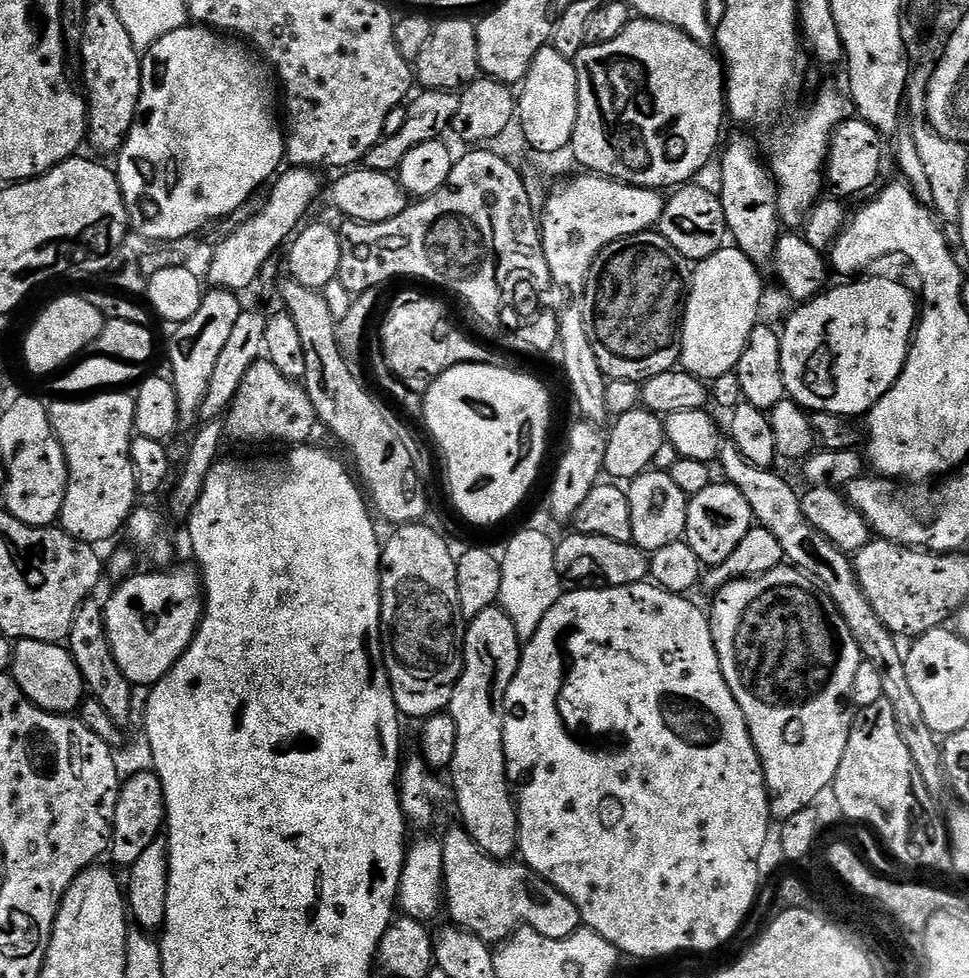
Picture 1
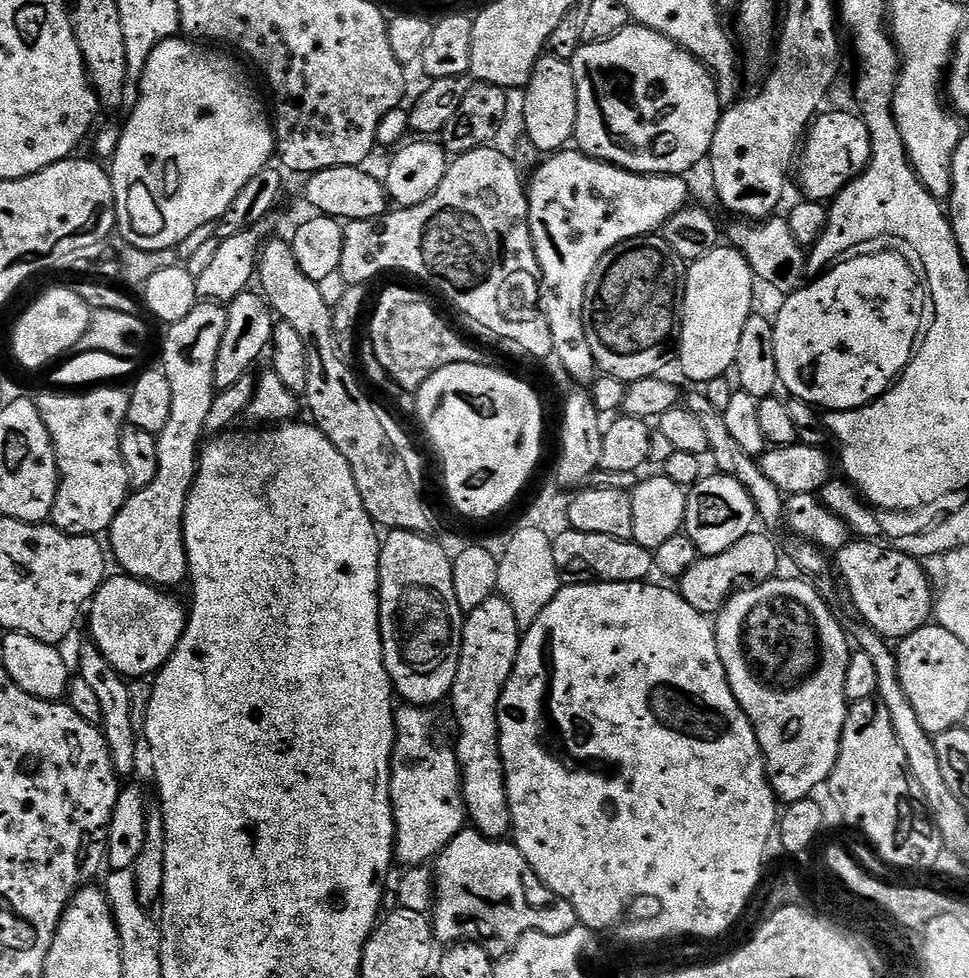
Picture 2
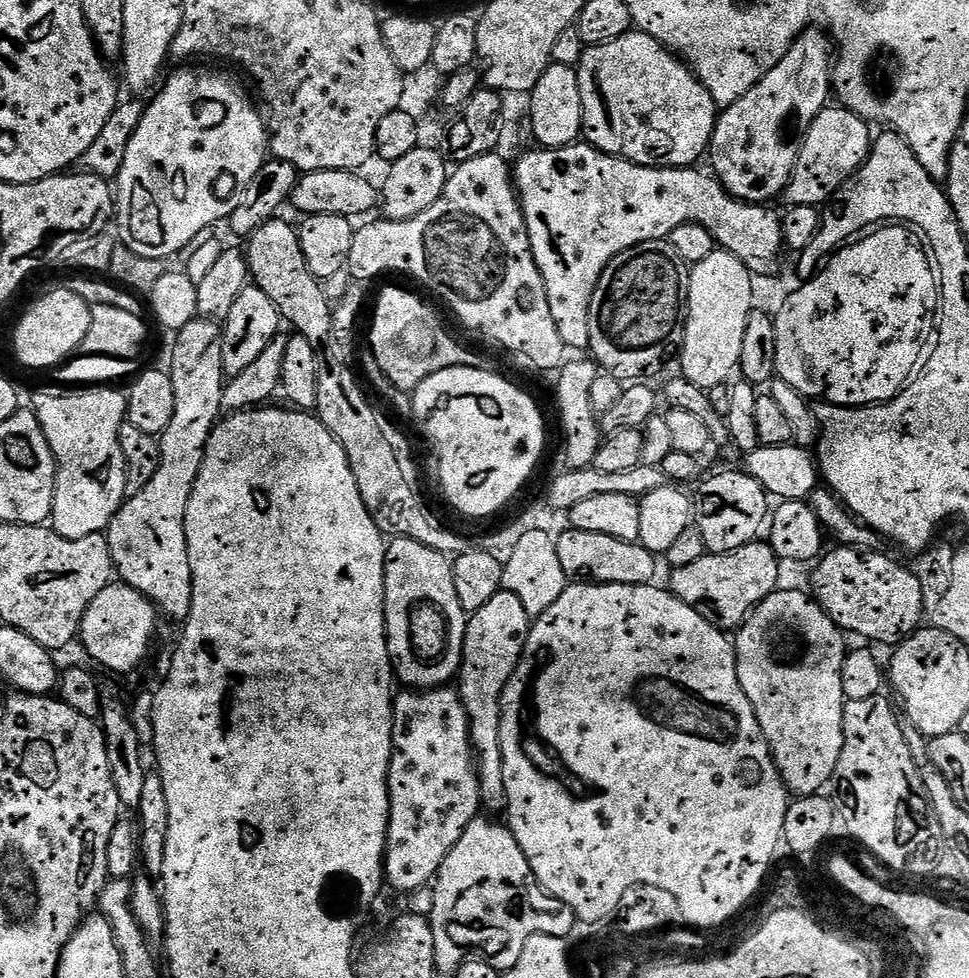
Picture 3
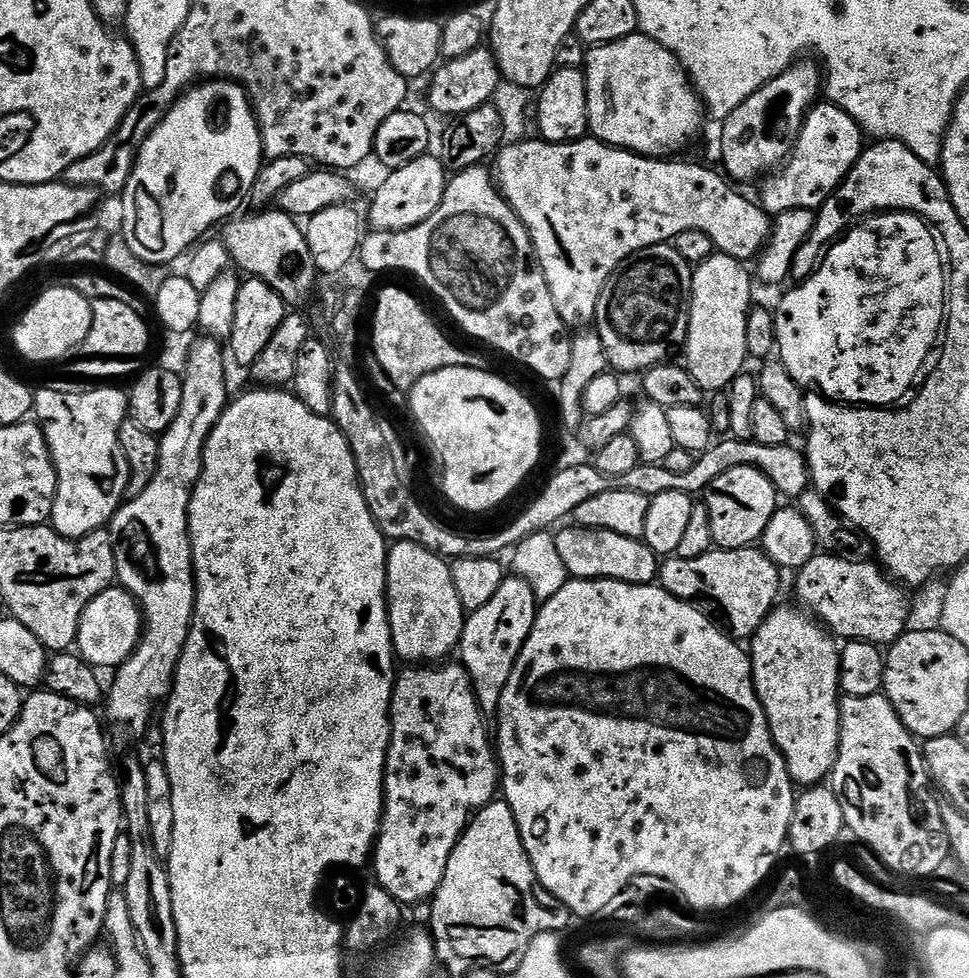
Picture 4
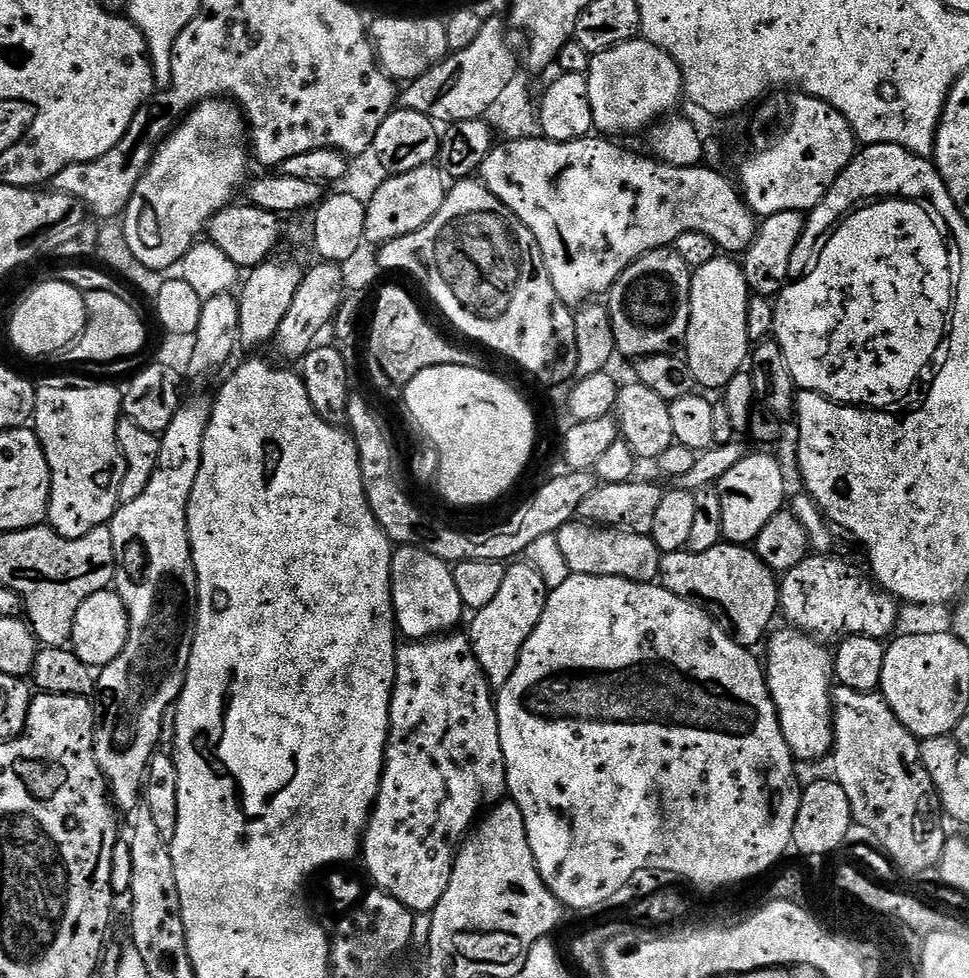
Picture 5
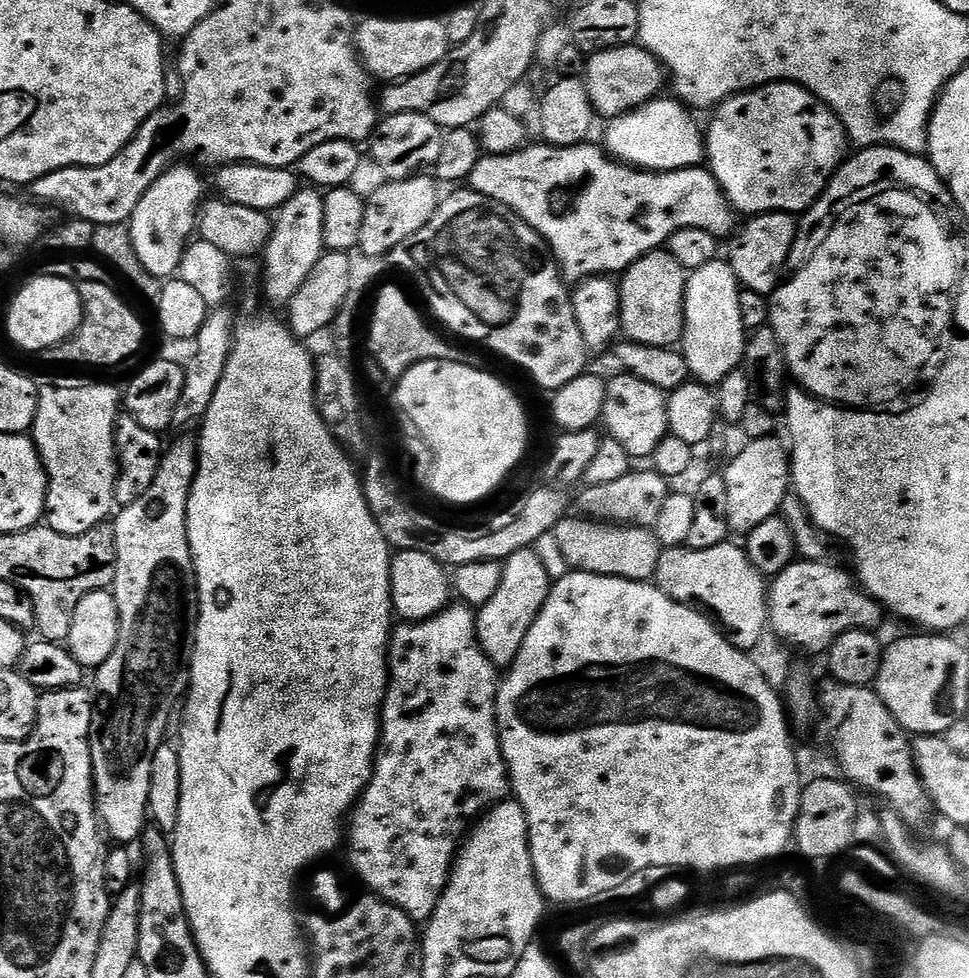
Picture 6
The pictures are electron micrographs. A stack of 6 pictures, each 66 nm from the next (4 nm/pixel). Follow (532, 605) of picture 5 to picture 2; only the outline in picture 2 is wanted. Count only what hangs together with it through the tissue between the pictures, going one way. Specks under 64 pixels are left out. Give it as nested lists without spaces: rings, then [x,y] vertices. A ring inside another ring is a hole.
[[[500,594],[491,596],[489,600],[482,602],[478,610],[467,613],[464,621],[460,665],[450,693],[450,705],[452,704],[453,710],[456,711],[456,724],[460,727],[460,737],[454,740],[454,747],[460,757],[460,767],[464,778],[464,798],[468,805],[468,820],[471,827],[493,842],[503,841],[512,830],[512,815],[504,781],[504,763],[500,757],[500,699],[516,665],[521,639],[522,629],[518,618],[515,617],[510,602]]]

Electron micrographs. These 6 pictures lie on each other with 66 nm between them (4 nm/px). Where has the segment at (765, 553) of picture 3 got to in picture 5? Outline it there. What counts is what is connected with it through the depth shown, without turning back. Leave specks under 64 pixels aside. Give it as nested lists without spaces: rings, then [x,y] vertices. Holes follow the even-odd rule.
[[[721,542],[705,552],[665,552],[660,558],[658,580],[678,598],[701,608],[738,646],[749,650],[755,649],[755,644],[769,635],[772,619],[778,616],[777,573],[764,565],[755,550],[743,544]]]

